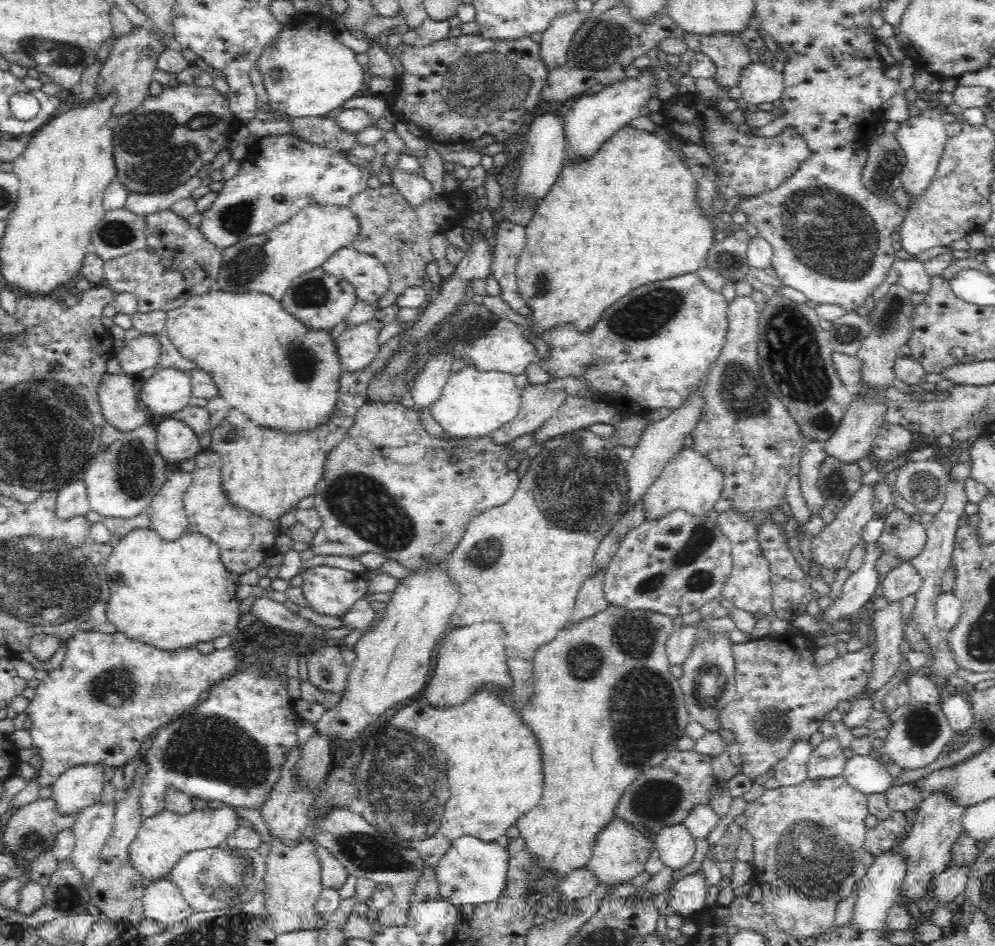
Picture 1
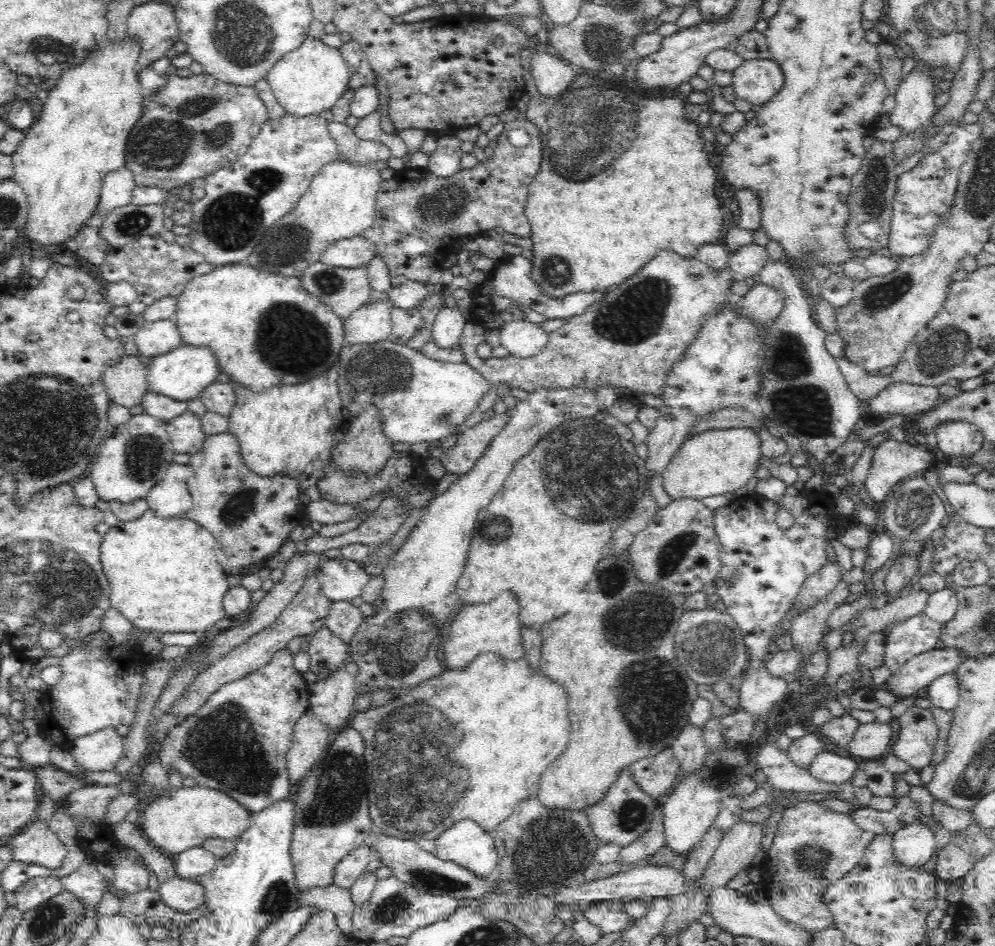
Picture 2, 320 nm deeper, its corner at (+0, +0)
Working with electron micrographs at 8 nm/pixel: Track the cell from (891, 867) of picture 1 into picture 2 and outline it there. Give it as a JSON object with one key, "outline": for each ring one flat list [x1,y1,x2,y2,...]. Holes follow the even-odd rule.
{"outline":[[921,820,901,828,893,837,896,861,908,868,923,866,936,850,935,830]]}

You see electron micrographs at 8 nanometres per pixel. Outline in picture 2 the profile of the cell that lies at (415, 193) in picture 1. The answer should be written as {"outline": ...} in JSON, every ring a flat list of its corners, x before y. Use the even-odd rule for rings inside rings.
{"outline":[[455,134,438,137,434,152,428,156,427,170,440,178,456,174,461,169,460,160,465,153,460,149,460,143,461,140]]}

